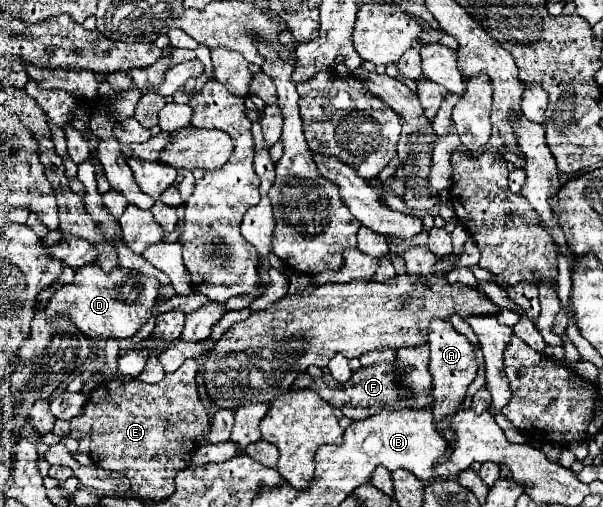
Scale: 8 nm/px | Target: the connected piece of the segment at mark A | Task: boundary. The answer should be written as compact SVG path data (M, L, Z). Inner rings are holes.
M432 319L428 327L428 347L430 347L430 373L432 373L432 415L436 417L436 423L444 417L458 411L458 407L466 399L466 391L470 383L476 379L478 361L474 357L474 345L456 329L450 325L450 321Z

